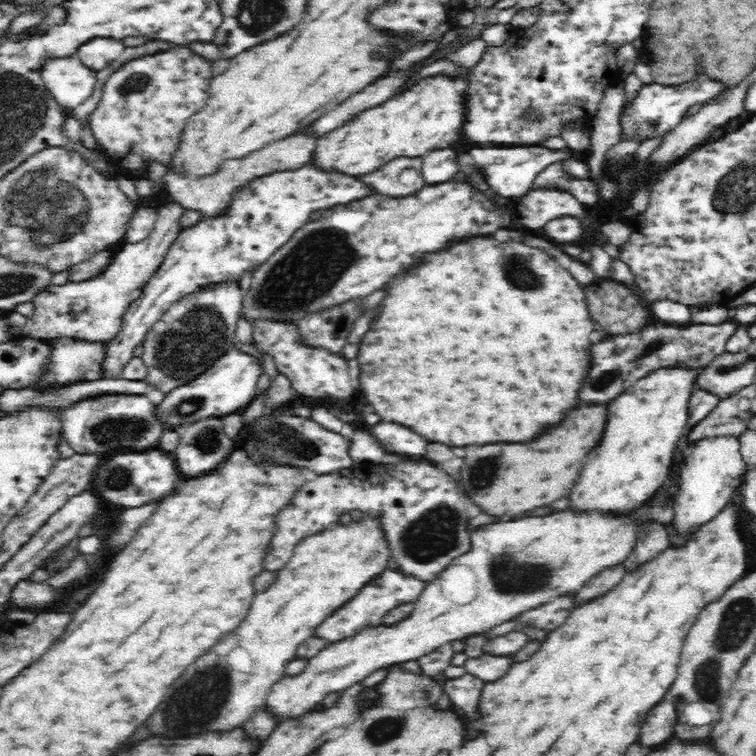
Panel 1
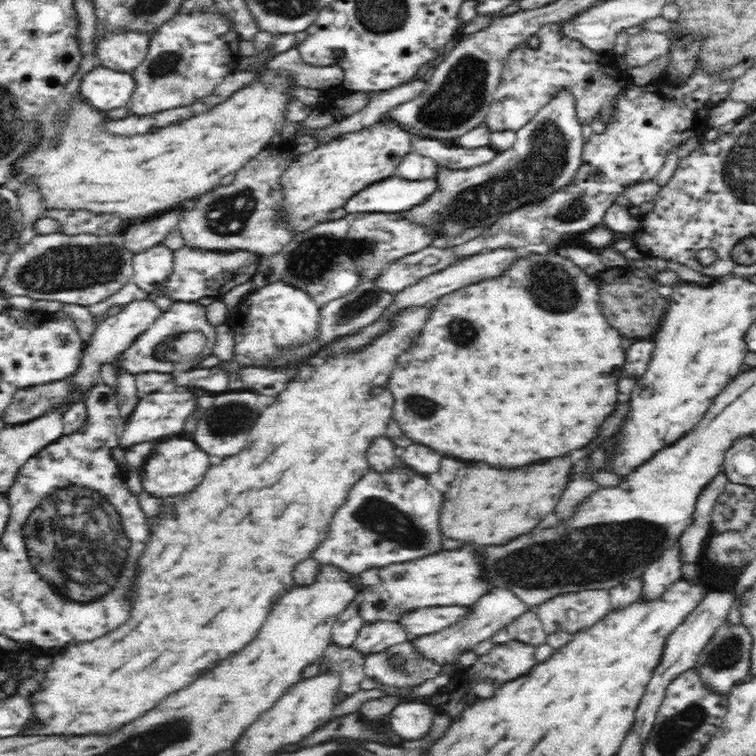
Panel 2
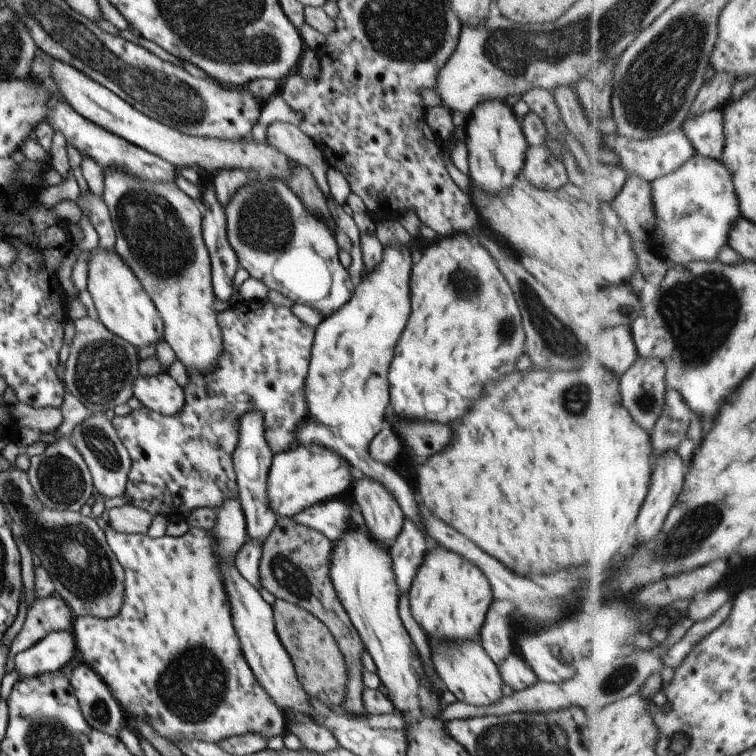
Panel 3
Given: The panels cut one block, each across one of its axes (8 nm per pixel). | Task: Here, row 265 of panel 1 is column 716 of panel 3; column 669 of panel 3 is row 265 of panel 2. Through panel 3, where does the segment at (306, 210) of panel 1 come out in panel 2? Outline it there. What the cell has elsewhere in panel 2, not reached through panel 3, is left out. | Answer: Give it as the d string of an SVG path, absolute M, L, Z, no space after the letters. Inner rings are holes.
M184 245L173 252L173 271L163 284L165 294L173 300L194 302L204 297L213 299L224 296L230 288L252 280L263 264L263 259L256 253L236 251L231 253L201 251Z

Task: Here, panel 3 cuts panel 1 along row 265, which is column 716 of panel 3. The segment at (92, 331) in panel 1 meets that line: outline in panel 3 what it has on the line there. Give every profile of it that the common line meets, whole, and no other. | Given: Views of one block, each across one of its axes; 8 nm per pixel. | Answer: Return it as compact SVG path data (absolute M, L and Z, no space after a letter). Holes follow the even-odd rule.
M719 108L699 116L688 115L681 129L699 155L721 161L725 150L724 111Z

